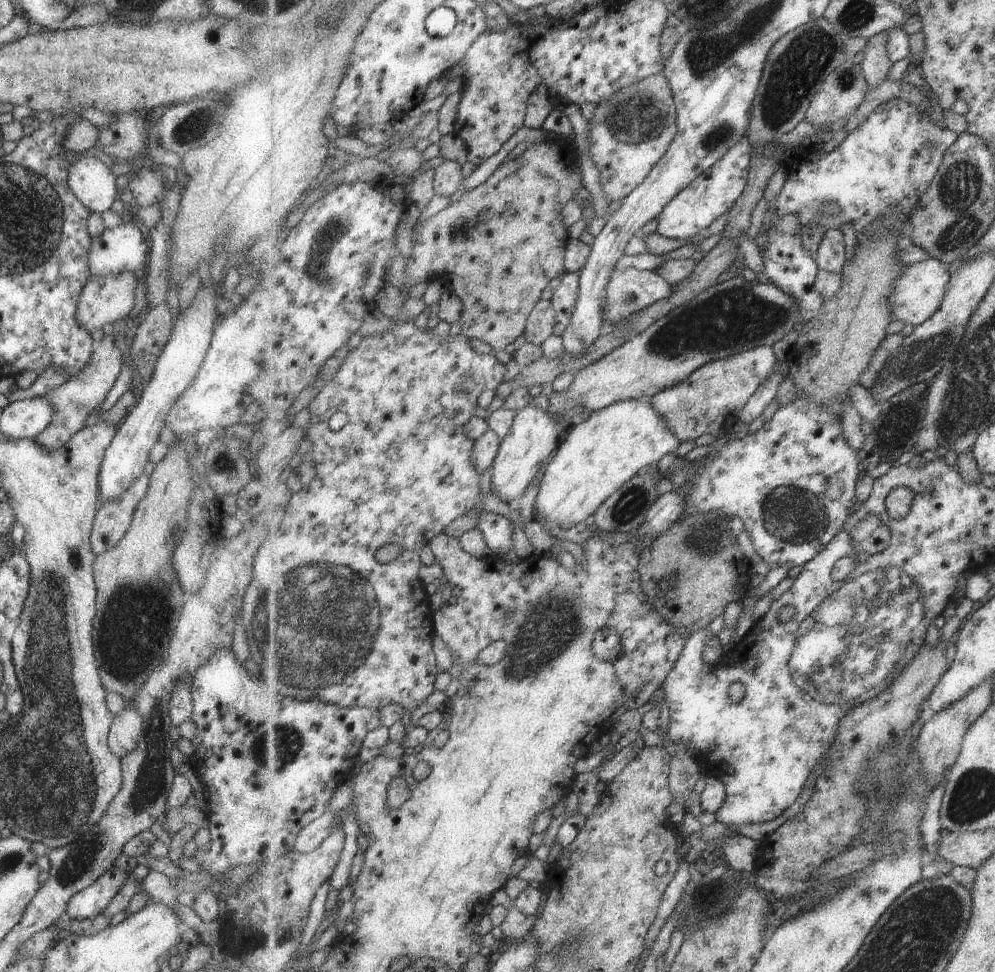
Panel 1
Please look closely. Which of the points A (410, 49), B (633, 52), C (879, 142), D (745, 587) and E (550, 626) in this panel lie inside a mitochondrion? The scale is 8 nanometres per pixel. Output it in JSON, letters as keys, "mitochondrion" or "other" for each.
{"A":"mitochondrion","B":"other","C":"other","D":"other","E":"mitochondrion"}

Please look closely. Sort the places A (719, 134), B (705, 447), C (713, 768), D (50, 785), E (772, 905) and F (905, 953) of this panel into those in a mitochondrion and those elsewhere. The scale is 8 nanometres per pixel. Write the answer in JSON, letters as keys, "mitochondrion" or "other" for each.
{"A":"mitochondrion","B":"other","C":"other","D":"mitochondrion","E":"other","F":"mitochondrion"}

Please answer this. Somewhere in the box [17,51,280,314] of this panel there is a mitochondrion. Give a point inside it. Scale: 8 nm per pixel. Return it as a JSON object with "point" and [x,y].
{"point":[198,124]}

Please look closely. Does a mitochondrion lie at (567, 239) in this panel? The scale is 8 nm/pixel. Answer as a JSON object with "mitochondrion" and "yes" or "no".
{"mitochondrion":"no"}

